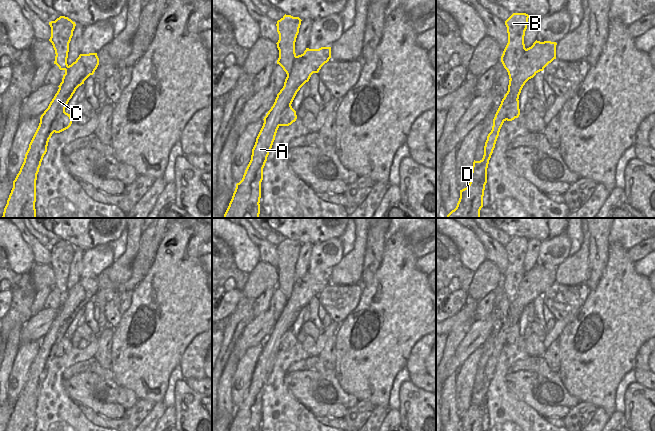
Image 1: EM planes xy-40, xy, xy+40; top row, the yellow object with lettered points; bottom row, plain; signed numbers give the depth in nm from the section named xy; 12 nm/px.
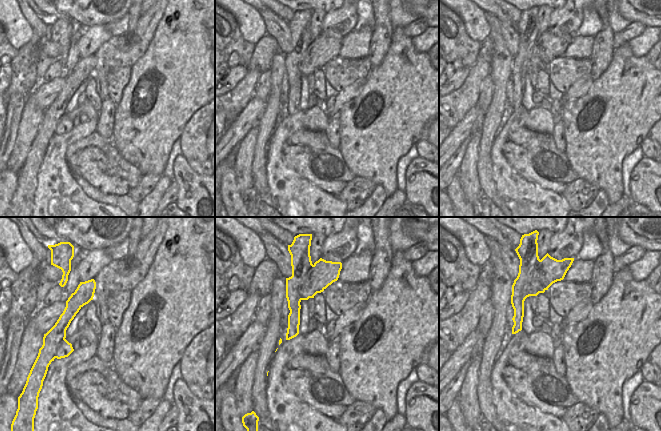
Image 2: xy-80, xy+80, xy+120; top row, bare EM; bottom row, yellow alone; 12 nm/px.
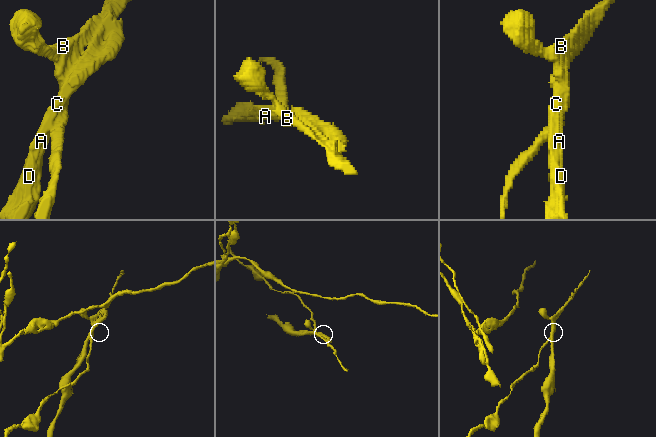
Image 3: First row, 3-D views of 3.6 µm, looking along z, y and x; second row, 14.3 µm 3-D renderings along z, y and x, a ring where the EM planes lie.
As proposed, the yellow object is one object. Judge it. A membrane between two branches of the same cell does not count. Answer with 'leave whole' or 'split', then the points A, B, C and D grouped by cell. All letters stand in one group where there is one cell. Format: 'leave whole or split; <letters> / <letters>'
split; A C D / B

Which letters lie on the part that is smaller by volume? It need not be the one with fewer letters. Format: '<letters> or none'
B

